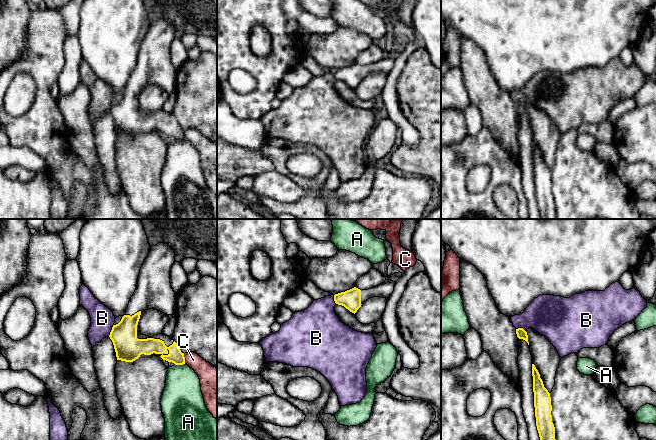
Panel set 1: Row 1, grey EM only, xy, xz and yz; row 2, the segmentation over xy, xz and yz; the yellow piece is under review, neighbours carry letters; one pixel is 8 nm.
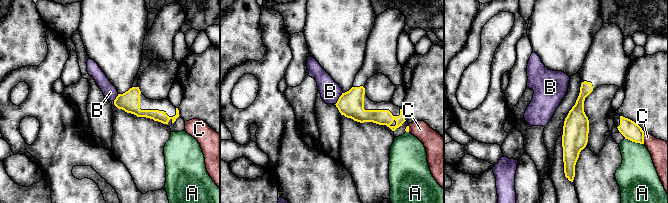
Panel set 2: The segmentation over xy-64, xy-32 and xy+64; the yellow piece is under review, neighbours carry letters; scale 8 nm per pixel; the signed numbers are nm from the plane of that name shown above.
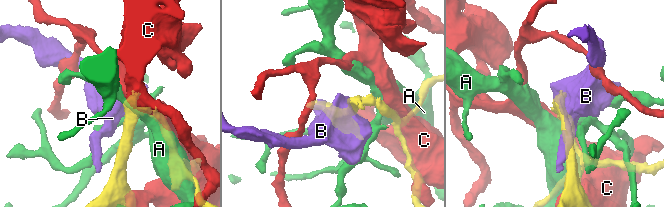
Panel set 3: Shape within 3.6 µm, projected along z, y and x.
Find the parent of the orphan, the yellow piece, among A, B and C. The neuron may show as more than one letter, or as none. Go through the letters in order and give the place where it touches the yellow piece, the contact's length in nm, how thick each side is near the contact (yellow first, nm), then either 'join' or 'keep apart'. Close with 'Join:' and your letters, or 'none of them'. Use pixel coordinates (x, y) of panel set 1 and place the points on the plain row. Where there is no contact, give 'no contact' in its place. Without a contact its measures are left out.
A: contact xy (179, 140); length 80 nm; calibres 120 and 300 nm; keep apart
B: contact xy (111, 106); length 100 nm; calibres 220 and 190 nm; keep apart
C: contact xy (184, 135); length 80 nm; calibres 120 and 170 nm; keep apart
Join: none of them

